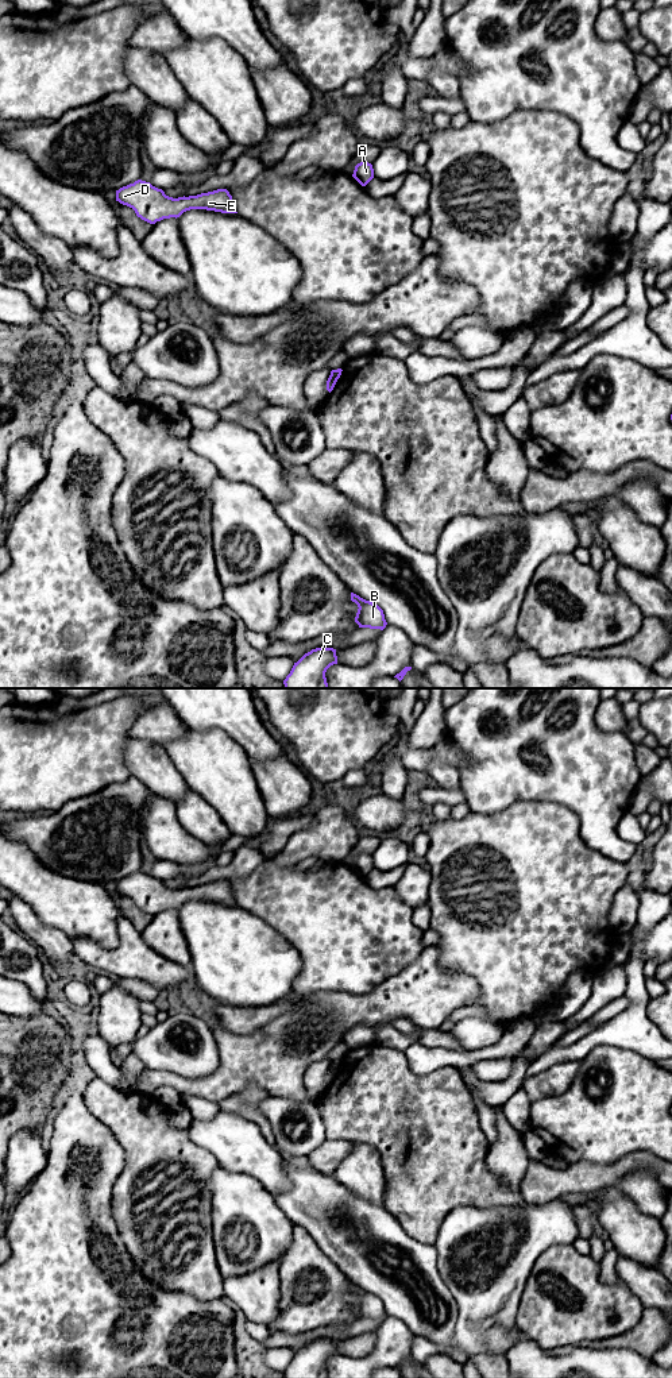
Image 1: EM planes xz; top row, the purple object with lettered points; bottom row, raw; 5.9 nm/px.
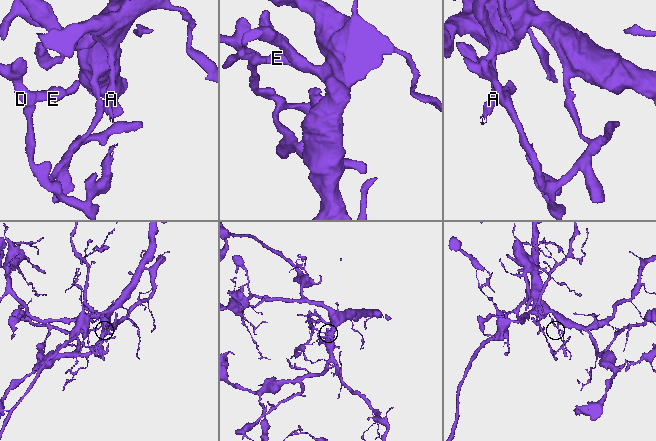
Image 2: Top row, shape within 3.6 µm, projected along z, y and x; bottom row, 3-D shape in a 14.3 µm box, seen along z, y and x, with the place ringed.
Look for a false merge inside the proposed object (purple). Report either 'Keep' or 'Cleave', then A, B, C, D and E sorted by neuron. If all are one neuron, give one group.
Cleave. Groups: A B C / D E

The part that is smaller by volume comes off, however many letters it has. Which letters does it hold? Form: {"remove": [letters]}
{"remove": ["D", "E"]}

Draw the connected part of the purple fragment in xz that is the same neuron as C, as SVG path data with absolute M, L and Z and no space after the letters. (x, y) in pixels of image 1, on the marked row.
M312 649L294 663L283 680L285 688L328 688L325 672L333 664L337 664L336 649Z

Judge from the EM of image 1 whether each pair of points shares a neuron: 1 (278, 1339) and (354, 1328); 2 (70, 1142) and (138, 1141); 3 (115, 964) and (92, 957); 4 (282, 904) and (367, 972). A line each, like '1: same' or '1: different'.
1: same
2: different
3: same
4: same

